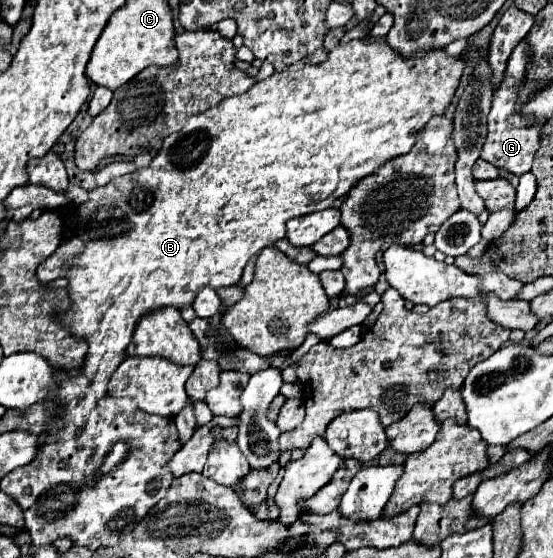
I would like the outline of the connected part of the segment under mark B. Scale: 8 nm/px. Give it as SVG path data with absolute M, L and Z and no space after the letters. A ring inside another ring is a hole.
M351 40L349 44L337 44L329 52L327 60L323 60L319 64L307 64L301 70L275 72L269 78L255 82L245 94L231 96L231 98L215 104L213 108L205 110L203 114L191 116L181 132L175 132L175 134L165 138L163 148L157 152L157 156L153 158L149 168L139 168L127 176L115 178L107 186L99 186L99 188L91 190L89 202L81 204L77 210L77 228L79 228L79 236L85 240L85 250L69 262L67 274L65 274L65 278L69 280L67 290L69 290L69 298L71 298L71 310L59 314L63 324L71 330L73 336L89 342L89 354L85 358L85 364L83 364L83 370L79 376L71 376L71 374L67 374L67 370L59 372L61 388L49 402L67 404L65 414L59 418L51 418L51 422L49 422L51 430L45 436L41 436L41 440L45 440L51 432L65 428L69 424L75 424L77 428L81 428L85 424L89 408L93 408L99 402L99 398L107 396L109 378L117 370L117 366L123 362L127 344L133 336L137 320L143 314L157 310L157 308L165 308L165 306L183 308L187 304L193 304L195 294L201 286L211 286L215 290L225 288L225 286L235 286L241 280L243 268L251 256L259 254L265 246L273 246L277 240L285 238L285 222L287 220L291 220L295 216L305 216L305 214L311 214L317 210L331 208L341 196L345 196L353 186L357 186L359 180L375 174L377 168L383 166L385 162L389 162L391 158L407 154L415 144L417 132L429 122L429 118L435 114L445 114L445 110L449 108L453 94L459 86L459 78L463 76L463 68L465 68L463 56L449 56L449 54L445 54L445 50L419 50L411 58L403 58L401 54L397 54L387 44L387 40Z

